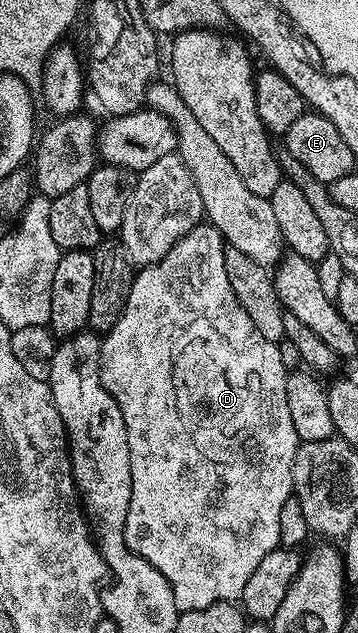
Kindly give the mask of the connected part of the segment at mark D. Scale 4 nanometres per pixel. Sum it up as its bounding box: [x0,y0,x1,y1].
[101,224,299,612]

